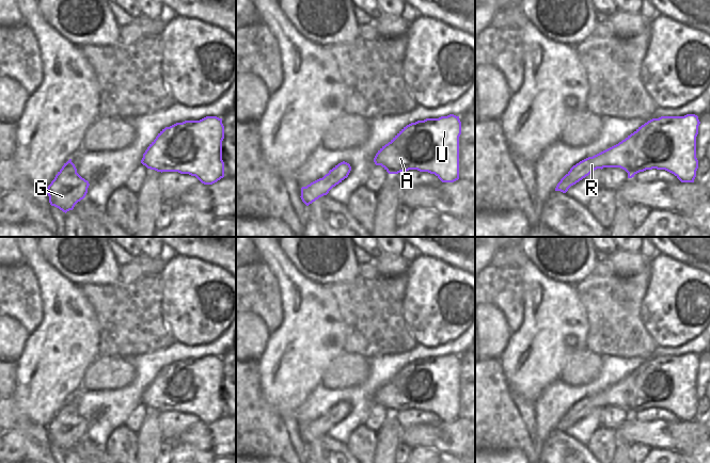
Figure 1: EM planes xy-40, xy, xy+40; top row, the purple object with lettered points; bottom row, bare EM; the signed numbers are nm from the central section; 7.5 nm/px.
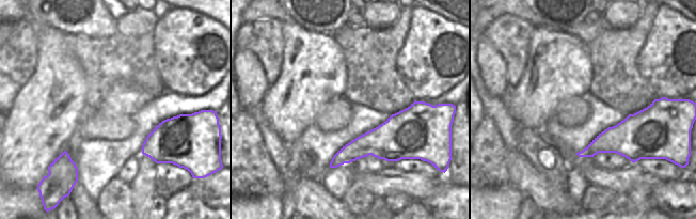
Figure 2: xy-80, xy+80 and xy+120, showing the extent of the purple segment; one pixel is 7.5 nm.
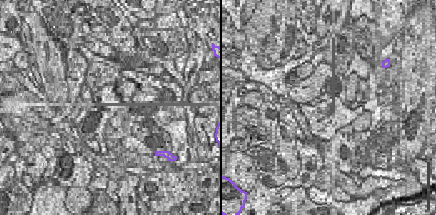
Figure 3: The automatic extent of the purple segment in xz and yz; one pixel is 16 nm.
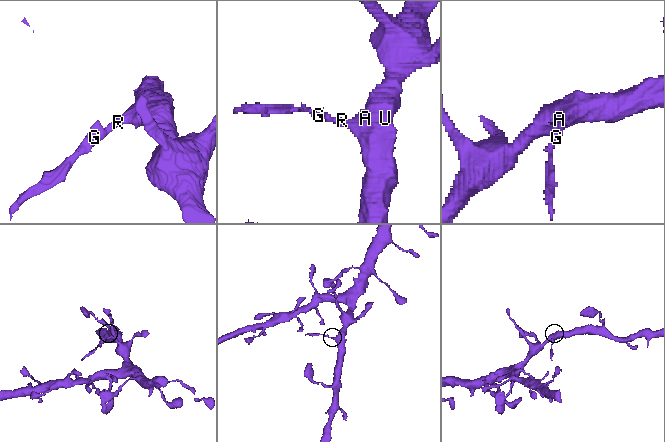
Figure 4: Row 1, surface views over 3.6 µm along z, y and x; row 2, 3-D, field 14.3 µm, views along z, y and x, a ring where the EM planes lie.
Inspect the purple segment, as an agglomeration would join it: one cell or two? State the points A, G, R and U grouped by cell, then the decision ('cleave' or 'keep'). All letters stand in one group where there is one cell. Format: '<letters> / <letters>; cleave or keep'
A R U / G; cleave

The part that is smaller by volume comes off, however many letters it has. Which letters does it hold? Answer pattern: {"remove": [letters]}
{"remove": ["G"]}

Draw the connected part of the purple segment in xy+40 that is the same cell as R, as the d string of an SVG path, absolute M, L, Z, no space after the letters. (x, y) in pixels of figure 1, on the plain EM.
M695 353L652 357L618 383L573 404L563 418L571 426L597 408L620 406L628 412L628 417L640 411L657 408L674 413L681 421L694 421L698 408L696 376L699 363Z

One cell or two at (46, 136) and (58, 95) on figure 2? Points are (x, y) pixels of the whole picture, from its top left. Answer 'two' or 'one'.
one

